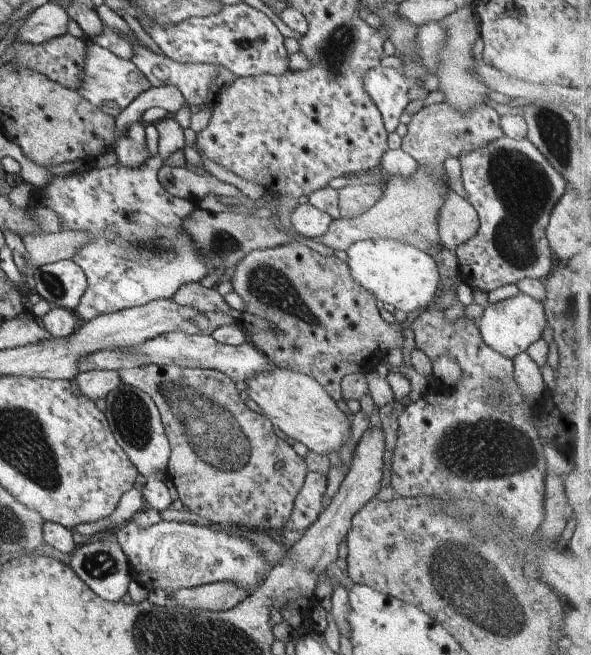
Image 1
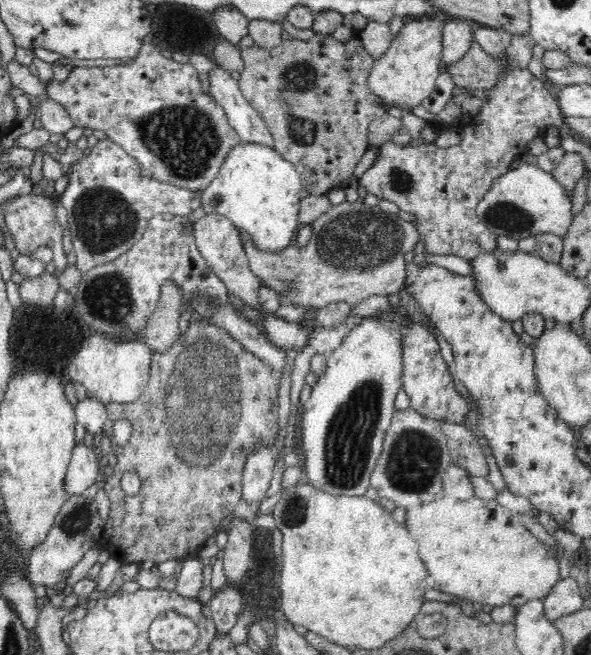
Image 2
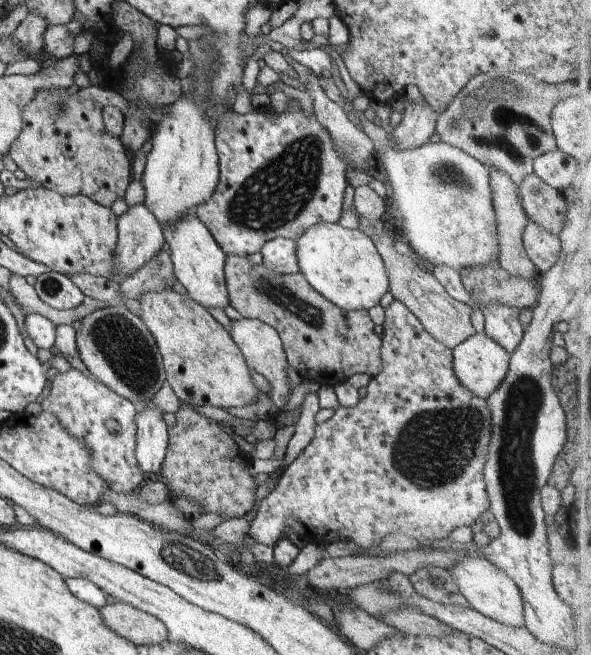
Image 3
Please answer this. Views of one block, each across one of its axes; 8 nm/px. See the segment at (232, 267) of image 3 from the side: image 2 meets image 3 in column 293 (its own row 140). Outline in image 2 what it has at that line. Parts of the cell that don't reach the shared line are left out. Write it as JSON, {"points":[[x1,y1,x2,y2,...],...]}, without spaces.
{"points":[[357,32,356,36,348,42,340,42,336,40,332,34,314,34,308,40,296,40,288,39,283,40,280,44,275,47,259,47,254,44,251,47,245,47,241,50,241,57,243,58,244,68,240,73,240,80,238,81,239,89,244,95,245,100,248,104,258,113,262,115,265,120,268,130,273,136,273,148,276,152,279,152,284,157,284,161,288,161,296,167,298,175,300,175,300,181,302,181,301,196,306,198,307,196,321,196,327,195,329,191,334,188,342,189,345,188,351,180,354,179,354,171,357,164,362,158,364,152,370,148,368,142,368,124,375,118,380,118,387,113,388,107,370,90,367,85,368,75,371,73,375,59,368,54,368,51,364,48,362,41,359,39]]}

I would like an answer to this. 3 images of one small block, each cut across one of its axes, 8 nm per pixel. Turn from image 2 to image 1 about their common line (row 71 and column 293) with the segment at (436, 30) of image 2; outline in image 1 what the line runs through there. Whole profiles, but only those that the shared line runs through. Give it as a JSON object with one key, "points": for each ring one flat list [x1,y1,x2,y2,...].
{"points":[[275,365,268,372,260,372,258,376,244,380,244,383,247,389,243,394,250,404,273,426,282,430,292,440,307,446,310,451,327,457,333,452,339,454,344,444,350,440,351,418,338,408,338,404,324,390,324,386,318,384,310,375]]}

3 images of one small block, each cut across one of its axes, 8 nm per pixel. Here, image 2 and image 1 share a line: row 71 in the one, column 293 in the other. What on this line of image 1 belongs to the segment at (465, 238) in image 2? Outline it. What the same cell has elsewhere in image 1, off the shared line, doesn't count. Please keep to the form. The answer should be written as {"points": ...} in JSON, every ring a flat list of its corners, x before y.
{"points":[[308,471,304,484,294,500,292,514,288,522,280,528,282,532,286,530,304,532,318,520,318,515,322,512,322,498,324,498,327,484,328,474]]}

